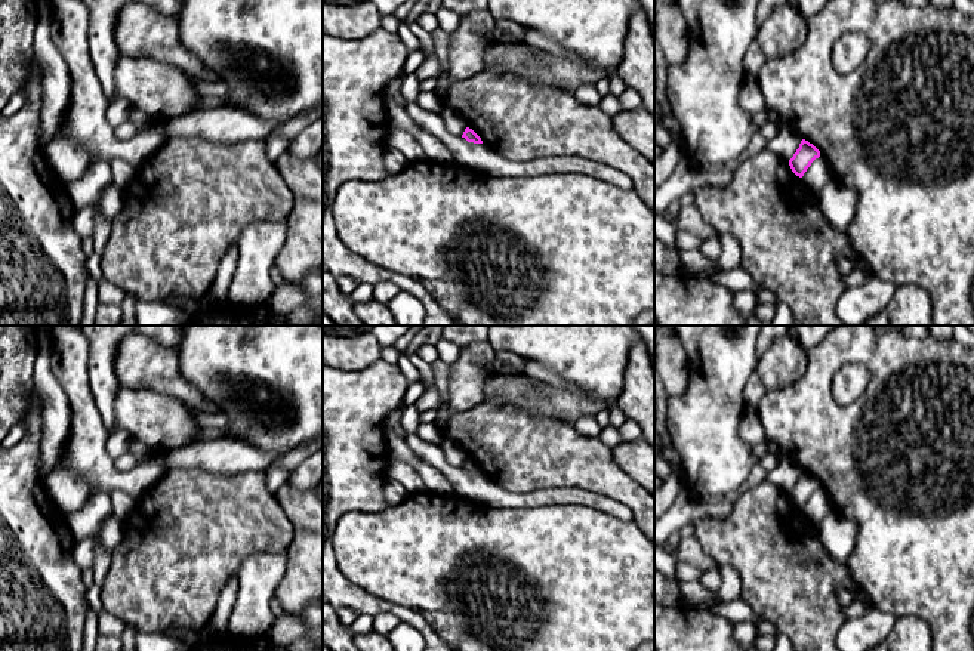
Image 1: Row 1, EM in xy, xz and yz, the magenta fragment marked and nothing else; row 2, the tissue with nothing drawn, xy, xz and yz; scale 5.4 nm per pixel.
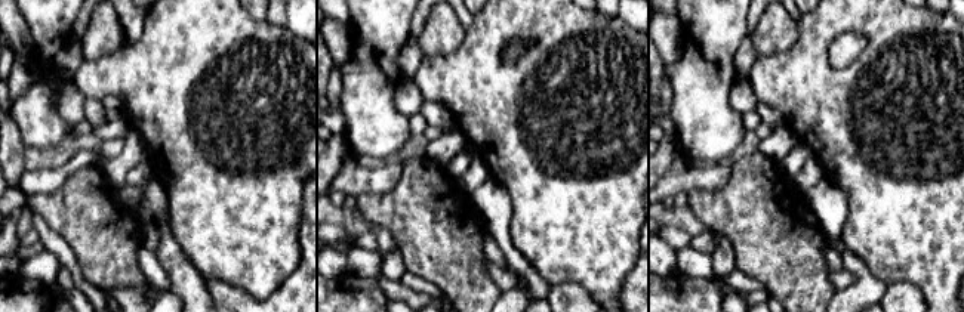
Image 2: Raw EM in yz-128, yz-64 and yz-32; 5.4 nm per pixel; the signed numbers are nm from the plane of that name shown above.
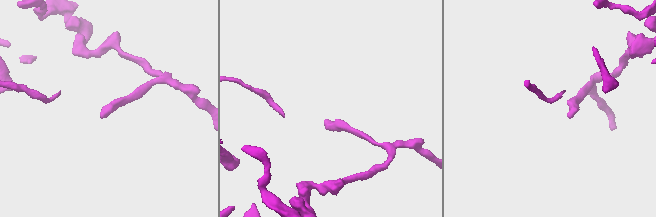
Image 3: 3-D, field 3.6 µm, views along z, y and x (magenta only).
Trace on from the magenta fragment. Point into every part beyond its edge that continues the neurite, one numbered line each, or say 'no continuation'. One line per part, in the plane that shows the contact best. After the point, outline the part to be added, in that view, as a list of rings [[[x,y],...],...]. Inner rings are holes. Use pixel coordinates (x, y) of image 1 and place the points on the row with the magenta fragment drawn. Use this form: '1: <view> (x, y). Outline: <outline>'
no continuation

